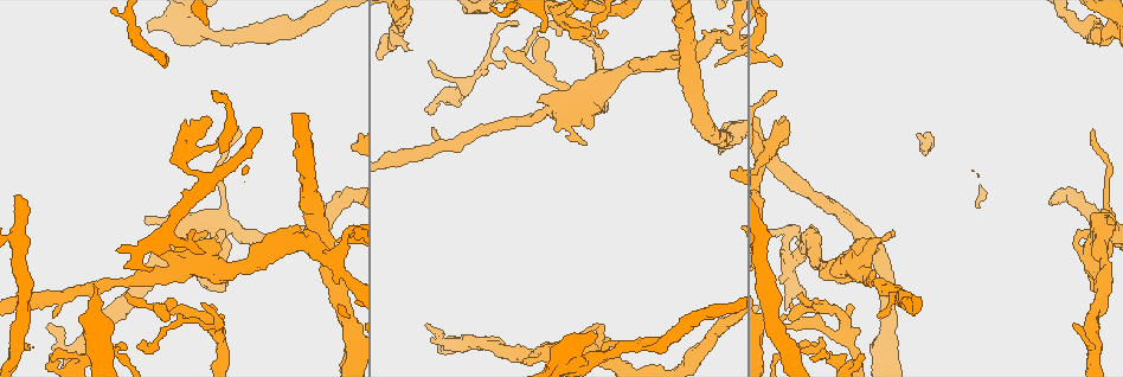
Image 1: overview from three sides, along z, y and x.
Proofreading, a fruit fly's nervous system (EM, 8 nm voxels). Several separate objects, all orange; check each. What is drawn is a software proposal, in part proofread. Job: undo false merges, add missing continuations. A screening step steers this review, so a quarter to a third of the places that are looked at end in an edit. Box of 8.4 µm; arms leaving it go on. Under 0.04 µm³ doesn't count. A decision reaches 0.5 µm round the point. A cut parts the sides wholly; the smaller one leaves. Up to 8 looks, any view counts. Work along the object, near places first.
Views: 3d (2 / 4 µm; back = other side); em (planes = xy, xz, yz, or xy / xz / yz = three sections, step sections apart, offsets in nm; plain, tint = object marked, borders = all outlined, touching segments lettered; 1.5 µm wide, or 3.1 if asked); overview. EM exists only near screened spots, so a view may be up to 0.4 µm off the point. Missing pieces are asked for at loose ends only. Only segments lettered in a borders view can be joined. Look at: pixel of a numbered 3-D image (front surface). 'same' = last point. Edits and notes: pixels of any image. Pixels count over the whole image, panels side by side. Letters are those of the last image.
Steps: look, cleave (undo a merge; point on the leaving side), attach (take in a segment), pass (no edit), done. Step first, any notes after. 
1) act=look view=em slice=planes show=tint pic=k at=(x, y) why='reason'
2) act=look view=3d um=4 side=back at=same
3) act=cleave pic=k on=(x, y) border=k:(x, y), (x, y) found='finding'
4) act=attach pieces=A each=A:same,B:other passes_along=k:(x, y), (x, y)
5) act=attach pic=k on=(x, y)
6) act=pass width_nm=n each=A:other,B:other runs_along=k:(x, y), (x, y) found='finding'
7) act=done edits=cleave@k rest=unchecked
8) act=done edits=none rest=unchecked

act=look view=em slice=yz step=4 show=borders pic=1 at=(54, 314) why='branch stops here'

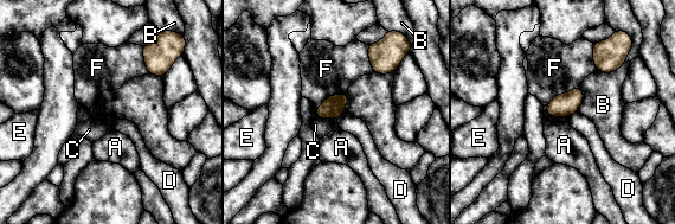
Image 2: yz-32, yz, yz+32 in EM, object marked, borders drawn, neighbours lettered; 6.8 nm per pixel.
act=pass longest_contact=F:280nm each=A:other,B:other,C:other,D:other,E:other,F:other found='no lettered segment goes on from it'

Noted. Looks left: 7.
act=look view=3d um=2 pic=1 at=(336, 240) why='tapers out'

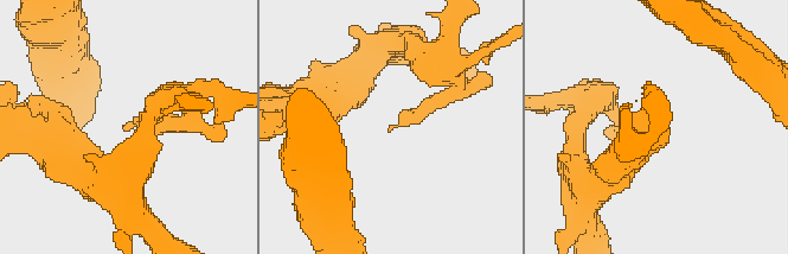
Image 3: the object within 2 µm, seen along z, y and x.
act=look view=em slice=yz step=4 show=tint pic=3 at=(390, 128) why='shape alone is not enough'

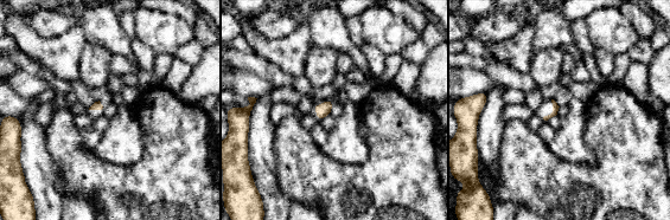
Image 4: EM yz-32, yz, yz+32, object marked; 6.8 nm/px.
act=look view=em slice=planes show=borders at=same why='another direction'

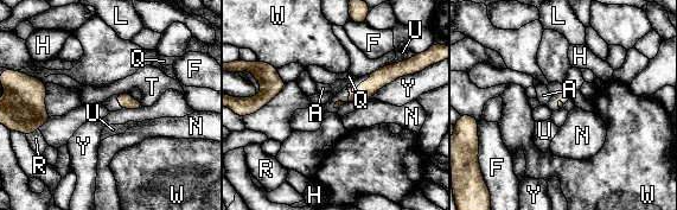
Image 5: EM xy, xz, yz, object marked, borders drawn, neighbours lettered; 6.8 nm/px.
act=pass each=A:other,F:other,H:other,L:other,N:other,Q:other,R:other,T:other,U:other,W:other,Y:other border=5:(412, 74), (384, 84), (369, 99) found='none of them fits'

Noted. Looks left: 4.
act=look view=3d um=2 pic=1 at=(238, 131) why='tapers out'

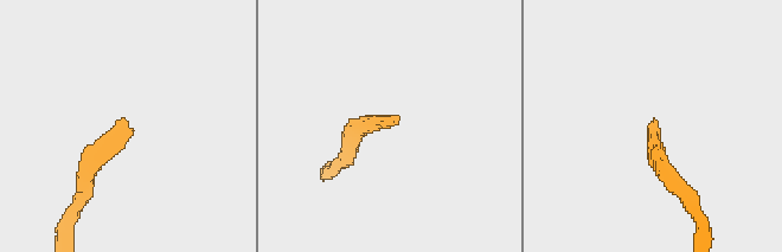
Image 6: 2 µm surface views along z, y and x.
act=look view=em slice=xz step=8 show=tint pic=6 at=(655, 121)

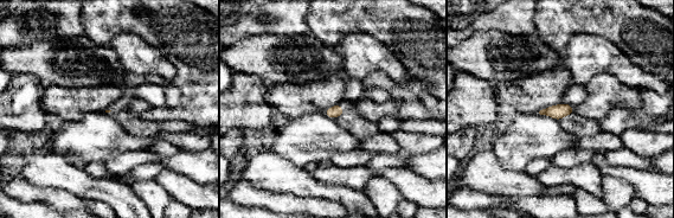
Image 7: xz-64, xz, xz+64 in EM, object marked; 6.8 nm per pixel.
act=look view=em slice=planes show=borders at=same why='cut it another way'

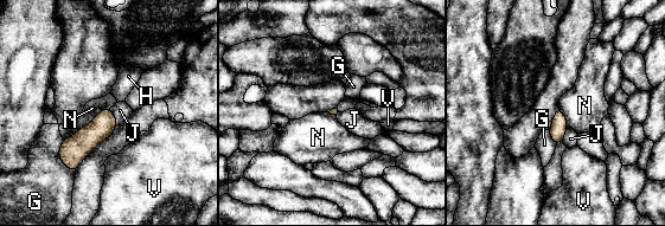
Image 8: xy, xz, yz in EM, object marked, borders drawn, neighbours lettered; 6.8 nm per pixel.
act=attach pieces=H longest_contact=N:380nm each=G:other,H:same,J:other,N:other,V:other passes_along=8:(334, 111), (339, 109), (347, 103) found='it goes on there'

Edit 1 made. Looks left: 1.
act=done edits=attach@8 rest=unchecked

